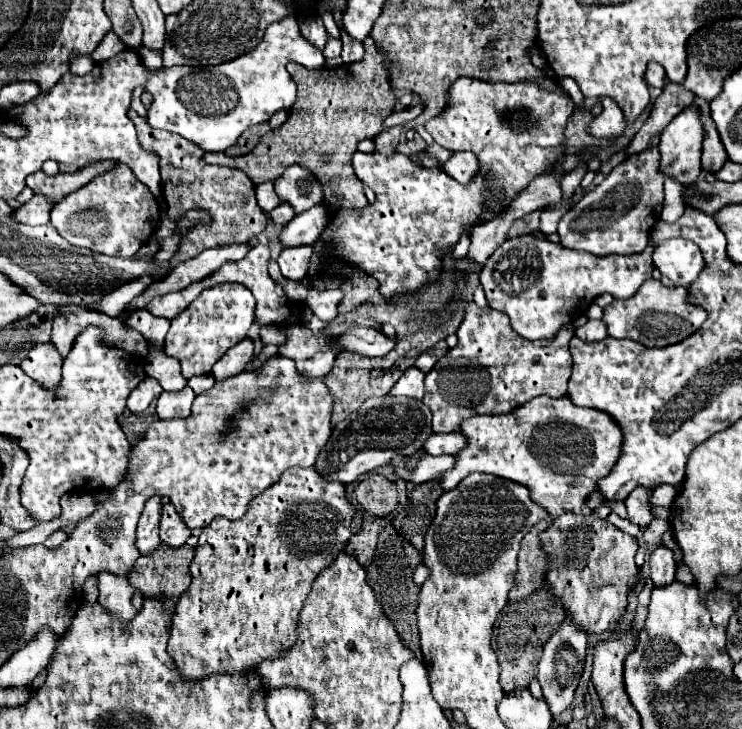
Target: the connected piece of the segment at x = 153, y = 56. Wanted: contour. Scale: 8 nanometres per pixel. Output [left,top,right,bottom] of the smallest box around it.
[138,46,162,70]

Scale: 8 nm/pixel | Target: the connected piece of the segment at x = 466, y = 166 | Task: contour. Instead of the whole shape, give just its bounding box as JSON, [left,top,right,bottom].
[444,152,478,184]

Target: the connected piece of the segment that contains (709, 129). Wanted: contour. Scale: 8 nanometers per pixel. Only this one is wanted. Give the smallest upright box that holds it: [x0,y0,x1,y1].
[702,112,724,172]

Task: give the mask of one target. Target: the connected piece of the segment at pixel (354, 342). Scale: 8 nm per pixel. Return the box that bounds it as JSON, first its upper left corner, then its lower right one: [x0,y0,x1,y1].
[334,324,396,356]

